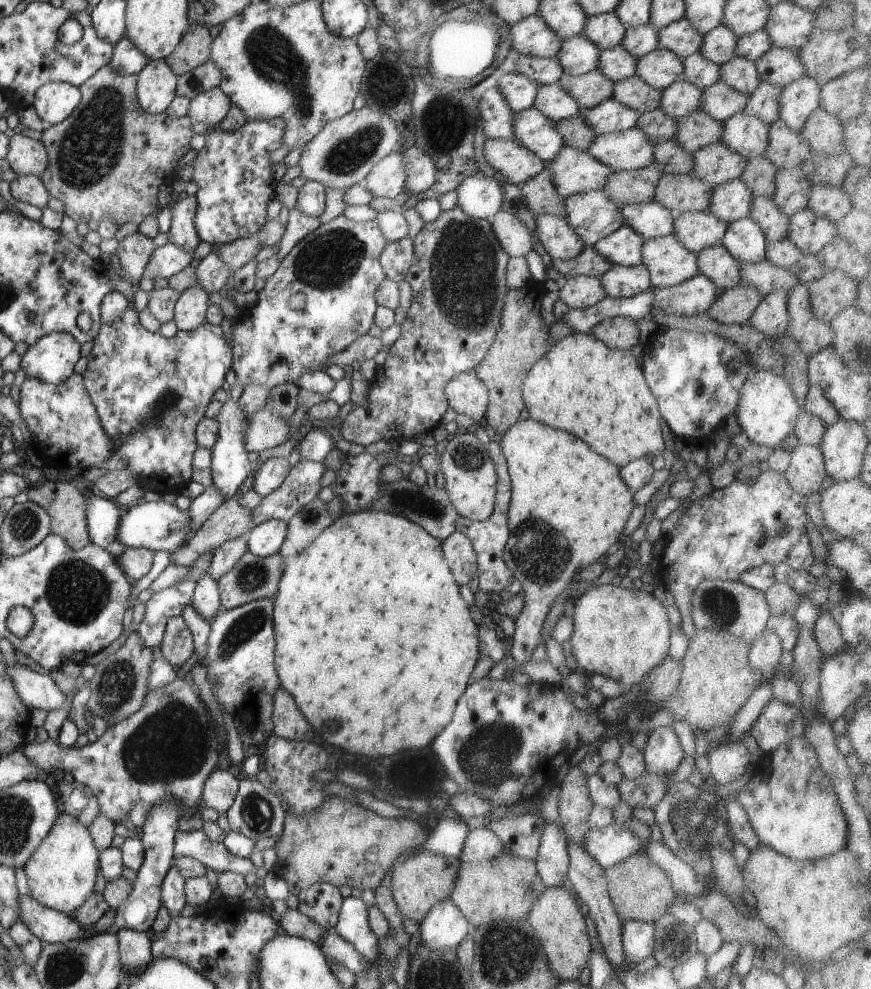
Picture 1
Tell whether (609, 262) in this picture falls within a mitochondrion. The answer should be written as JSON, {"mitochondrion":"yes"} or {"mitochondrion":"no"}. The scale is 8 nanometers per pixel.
{"mitochondrion":"no"}

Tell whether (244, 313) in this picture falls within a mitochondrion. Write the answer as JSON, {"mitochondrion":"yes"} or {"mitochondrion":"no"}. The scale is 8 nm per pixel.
{"mitochondrion":"no"}

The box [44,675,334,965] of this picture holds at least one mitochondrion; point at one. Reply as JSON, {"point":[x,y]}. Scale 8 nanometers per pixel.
{"point":[173,742]}

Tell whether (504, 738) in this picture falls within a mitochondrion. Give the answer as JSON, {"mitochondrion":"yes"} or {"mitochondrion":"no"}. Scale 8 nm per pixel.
{"mitochondrion":"yes"}

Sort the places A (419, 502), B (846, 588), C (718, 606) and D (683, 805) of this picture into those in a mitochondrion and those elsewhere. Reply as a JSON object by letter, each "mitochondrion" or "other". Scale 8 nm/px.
{"A":"mitochondrion","B":"other","C":"mitochondrion","D":"mitochondrion"}

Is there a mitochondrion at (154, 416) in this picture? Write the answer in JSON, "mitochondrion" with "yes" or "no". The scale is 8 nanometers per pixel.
{"mitochondrion":"yes"}

